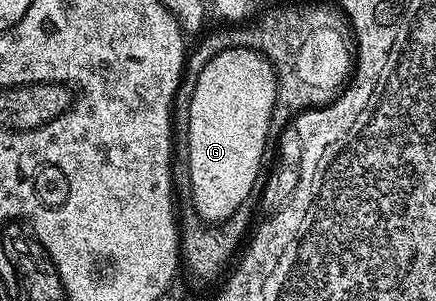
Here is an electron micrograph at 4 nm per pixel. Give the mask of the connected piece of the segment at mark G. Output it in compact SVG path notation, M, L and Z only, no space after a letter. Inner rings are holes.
M251 47L221 51L204 65L195 81L190 120L184 128L186 159L190 162L190 195L198 210L195 212L207 224L218 225L221 219L237 216L238 206L253 191L255 194L258 170L264 167L262 154L271 138L270 118L277 88L274 68L265 55Z

